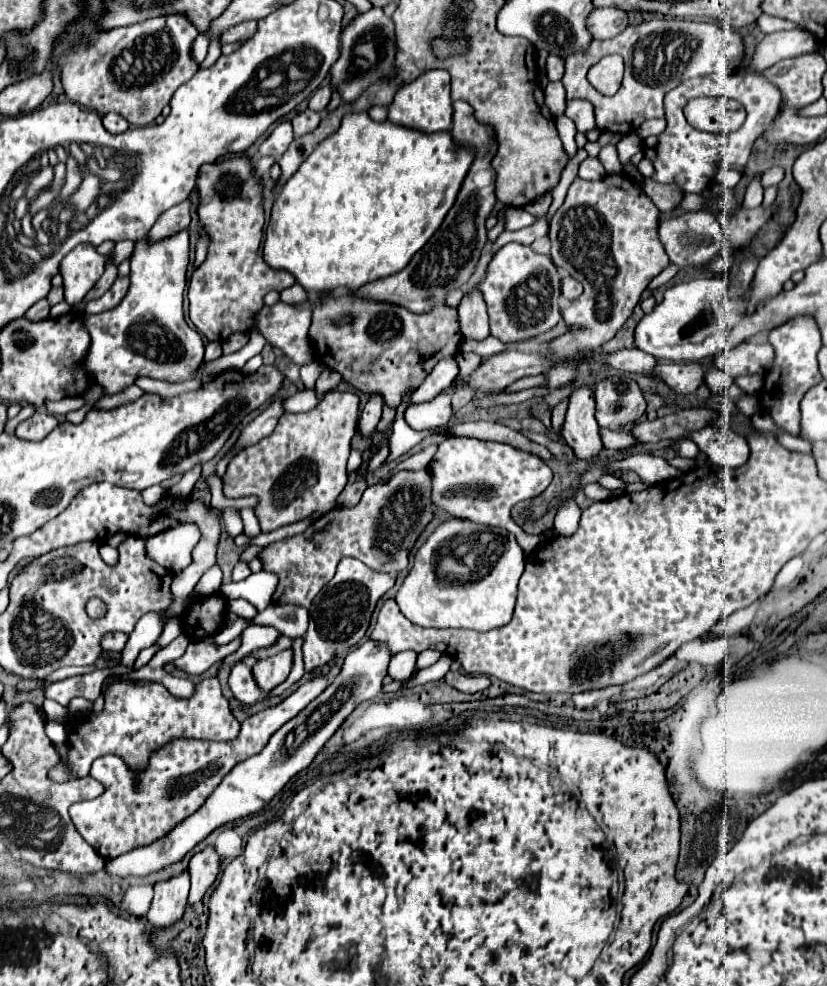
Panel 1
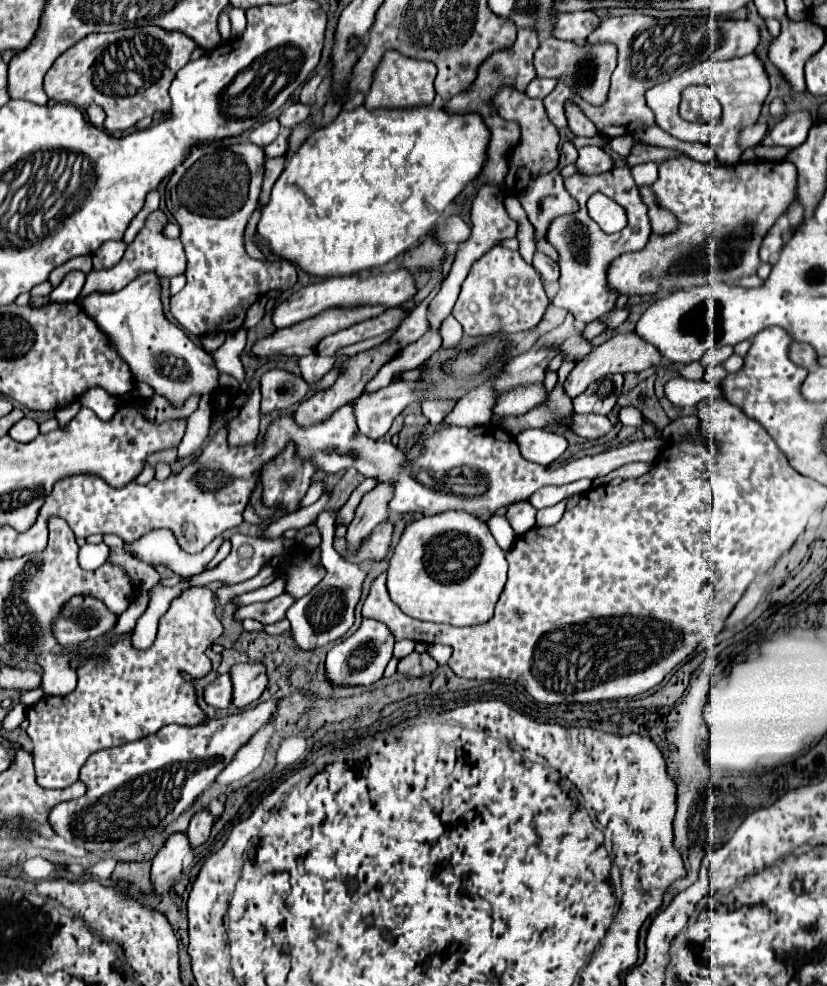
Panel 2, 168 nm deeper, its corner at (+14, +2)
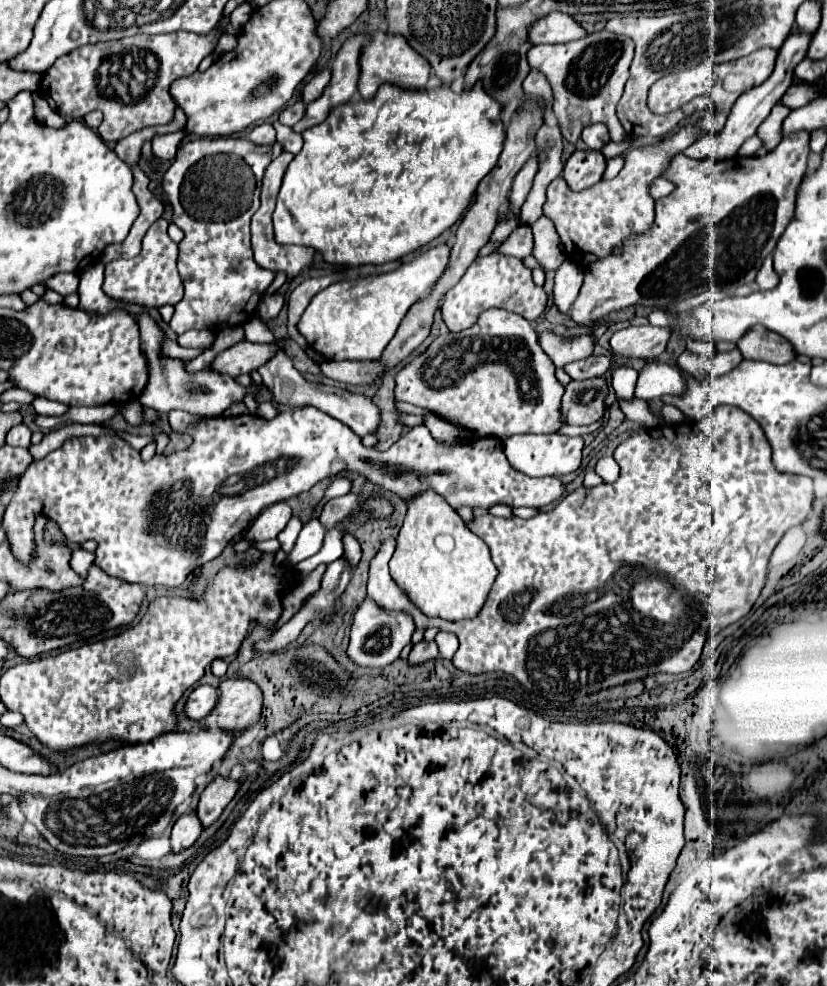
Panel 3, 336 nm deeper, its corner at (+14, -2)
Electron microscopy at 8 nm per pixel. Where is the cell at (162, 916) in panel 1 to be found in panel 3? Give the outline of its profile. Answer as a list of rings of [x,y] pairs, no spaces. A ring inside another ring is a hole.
[[[186,814],[186,816],[180,816],[172,828],[172,852],[180,852],[188,846],[192,846],[200,832],[202,832],[202,822],[198,820],[196,814]]]

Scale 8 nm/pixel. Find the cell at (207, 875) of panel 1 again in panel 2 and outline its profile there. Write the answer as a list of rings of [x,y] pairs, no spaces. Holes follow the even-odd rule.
[[[202,810],[202,812],[198,812],[198,814],[192,818],[190,828],[188,828],[188,832],[186,832],[192,850],[198,848],[198,846],[202,846],[202,844],[208,840],[208,836],[210,836],[210,828],[212,828],[212,822],[214,822],[214,818],[210,816],[208,810]]]

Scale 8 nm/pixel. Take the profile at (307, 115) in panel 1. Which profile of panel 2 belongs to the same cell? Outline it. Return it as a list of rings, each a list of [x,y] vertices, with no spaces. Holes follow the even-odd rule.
[[[300,102],[290,104],[288,108],[284,108],[284,110],[280,112],[278,122],[280,122],[282,128],[294,128],[294,126],[302,124],[302,122],[310,116],[310,110],[312,110],[310,106],[304,106],[304,104],[300,104]]]

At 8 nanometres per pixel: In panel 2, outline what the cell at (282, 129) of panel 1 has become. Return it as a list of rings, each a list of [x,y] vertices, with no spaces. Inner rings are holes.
[[[272,118],[272,120],[262,122],[250,132],[250,142],[256,146],[268,146],[278,138],[278,134],[280,134],[280,124],[276,118]]]

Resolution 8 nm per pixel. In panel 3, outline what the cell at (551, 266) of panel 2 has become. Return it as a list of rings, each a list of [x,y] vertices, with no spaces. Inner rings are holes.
[[[542,216],[532,224],[532,232],[534,232],[534,258],[540,260],[544,270],[556,270],[566,260],[556,228],[550,224],[550,220],[546,220],[546,216]]]

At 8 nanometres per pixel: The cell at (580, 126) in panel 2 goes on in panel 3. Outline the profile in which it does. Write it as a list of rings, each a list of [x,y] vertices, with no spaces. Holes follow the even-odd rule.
[[[592,124],[582,130],[582,140],[590,150],[602,150],[610,142],[608,126],[606,124]]]

